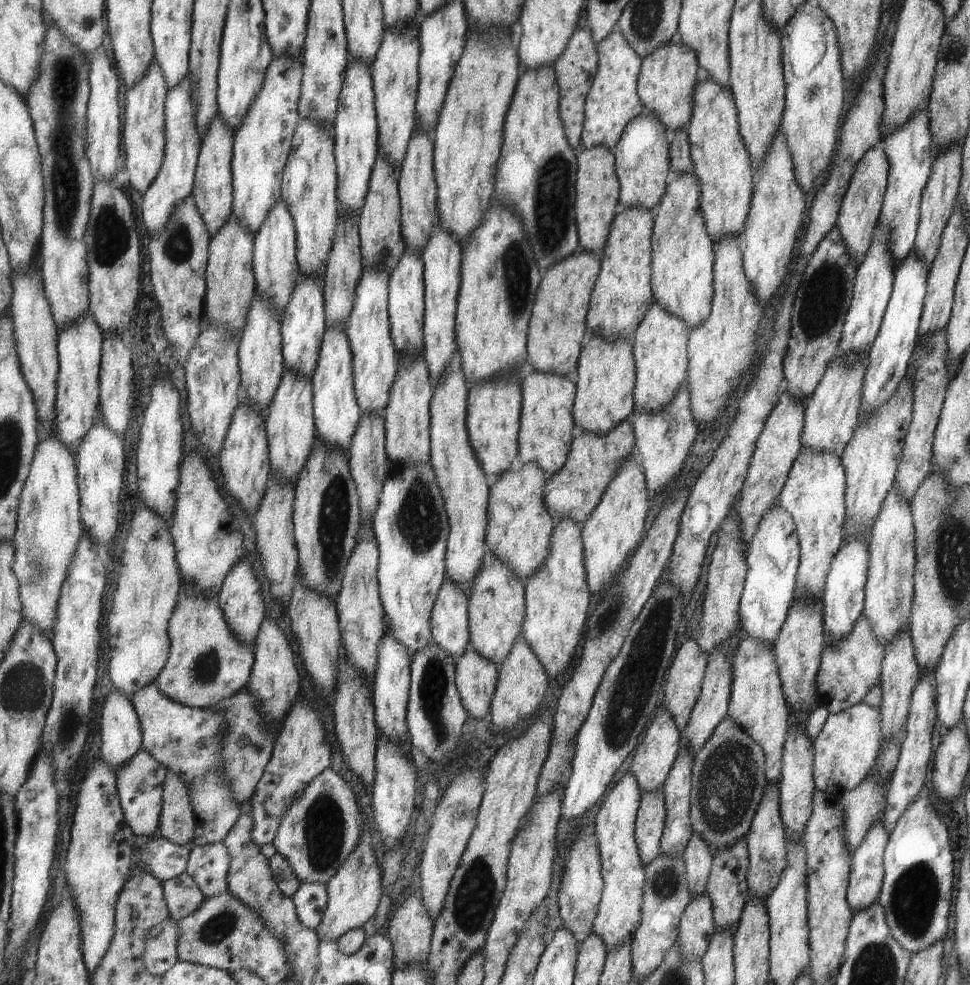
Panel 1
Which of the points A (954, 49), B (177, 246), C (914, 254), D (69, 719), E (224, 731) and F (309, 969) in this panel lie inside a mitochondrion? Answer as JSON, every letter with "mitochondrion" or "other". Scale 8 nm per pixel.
{"A":"mitochondrion","B":"mitochondrion","C":"other","D":"mitochondrion","E":"other","F":"other"}

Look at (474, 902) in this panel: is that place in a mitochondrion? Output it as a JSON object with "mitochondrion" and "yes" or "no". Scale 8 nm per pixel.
{"mitochondrion":"yes"}

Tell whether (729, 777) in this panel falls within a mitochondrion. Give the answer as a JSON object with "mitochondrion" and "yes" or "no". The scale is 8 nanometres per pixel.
{"mitochondrion":"yes"}

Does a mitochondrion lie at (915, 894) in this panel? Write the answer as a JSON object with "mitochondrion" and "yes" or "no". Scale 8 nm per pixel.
{"mitochondrion":"yes"}

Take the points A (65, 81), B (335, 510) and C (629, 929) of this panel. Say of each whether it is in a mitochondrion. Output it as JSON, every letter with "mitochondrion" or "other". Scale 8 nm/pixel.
{"A":"mitochondrion","B":"mitochondrion","C":"other"}

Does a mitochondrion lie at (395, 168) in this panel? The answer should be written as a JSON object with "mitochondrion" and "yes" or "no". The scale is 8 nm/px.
{"mitochondrion":"no"}

